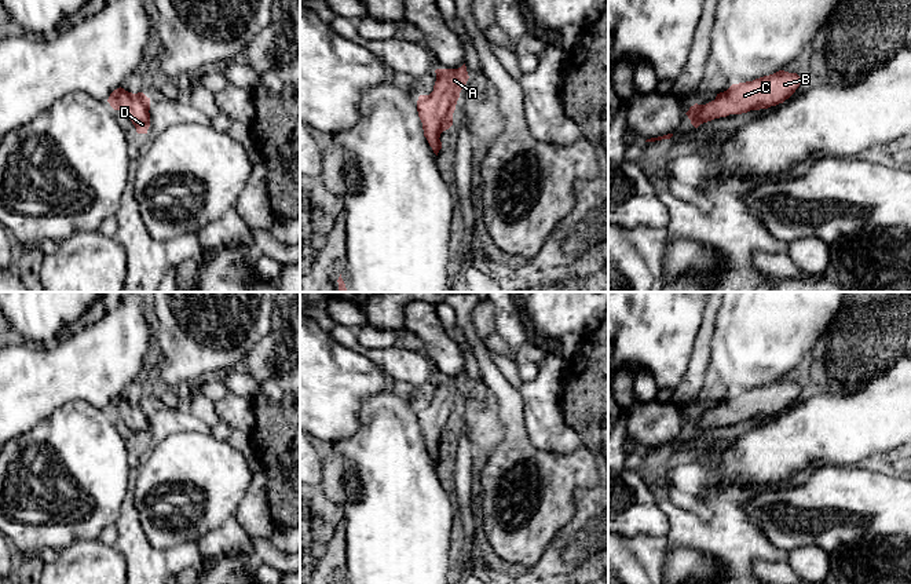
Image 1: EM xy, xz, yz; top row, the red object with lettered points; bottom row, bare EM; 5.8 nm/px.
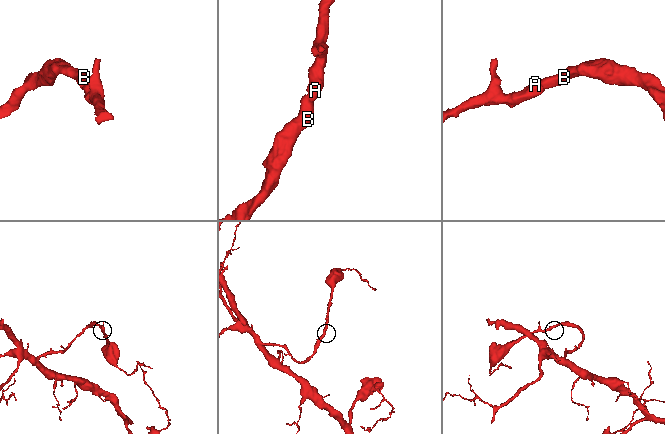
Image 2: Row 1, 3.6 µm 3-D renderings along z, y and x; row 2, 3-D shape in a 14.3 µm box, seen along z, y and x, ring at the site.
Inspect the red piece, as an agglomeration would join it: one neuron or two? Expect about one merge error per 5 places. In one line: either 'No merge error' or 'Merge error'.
No merge error

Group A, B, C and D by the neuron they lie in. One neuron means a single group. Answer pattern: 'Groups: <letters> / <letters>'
Groups: A B C D

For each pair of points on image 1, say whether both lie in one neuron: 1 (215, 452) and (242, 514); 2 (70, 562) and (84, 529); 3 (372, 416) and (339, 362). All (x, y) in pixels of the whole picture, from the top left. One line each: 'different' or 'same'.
1: different
2: different
3: different

